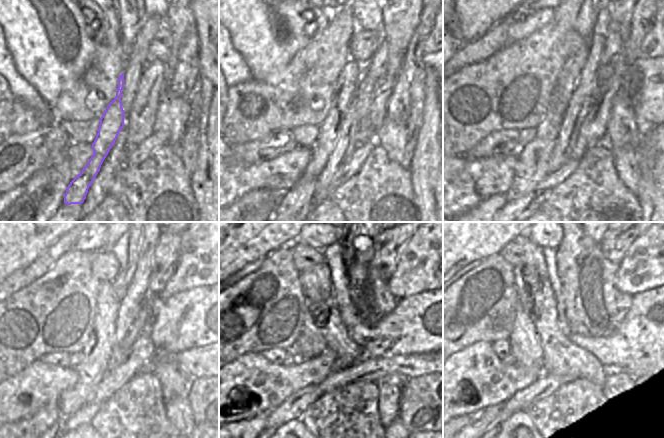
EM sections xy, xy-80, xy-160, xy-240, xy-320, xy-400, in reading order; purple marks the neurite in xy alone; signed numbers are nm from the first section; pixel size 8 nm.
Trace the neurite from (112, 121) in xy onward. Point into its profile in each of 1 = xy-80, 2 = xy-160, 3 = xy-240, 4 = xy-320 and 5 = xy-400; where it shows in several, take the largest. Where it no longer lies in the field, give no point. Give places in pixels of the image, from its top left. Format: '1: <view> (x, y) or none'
1: xy-80 (349, 78)
2: xy-160 (570, 74)
3: xy-240 (120, 284)
4: xy-320 (348, 247)
5: none

